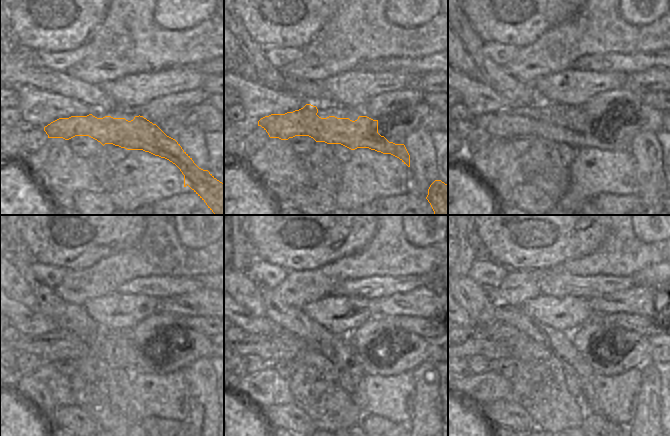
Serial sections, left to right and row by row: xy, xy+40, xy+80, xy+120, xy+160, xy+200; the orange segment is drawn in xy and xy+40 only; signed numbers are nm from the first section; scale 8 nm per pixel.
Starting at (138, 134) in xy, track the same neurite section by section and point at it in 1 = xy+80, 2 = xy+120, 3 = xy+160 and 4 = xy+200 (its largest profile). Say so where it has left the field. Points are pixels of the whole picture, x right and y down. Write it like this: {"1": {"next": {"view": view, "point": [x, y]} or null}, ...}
{"1": {"next": {"view": "xy+80", "point": [528, 120]}}, "2": {"next": {"view": "xy+120", "point": [58, 345]}}, "3": {"next": {"view": "xy+160", "point": [280, 345]}}, "4": {"next": {"view": "xy+200", "point": [489, 349]}}}

